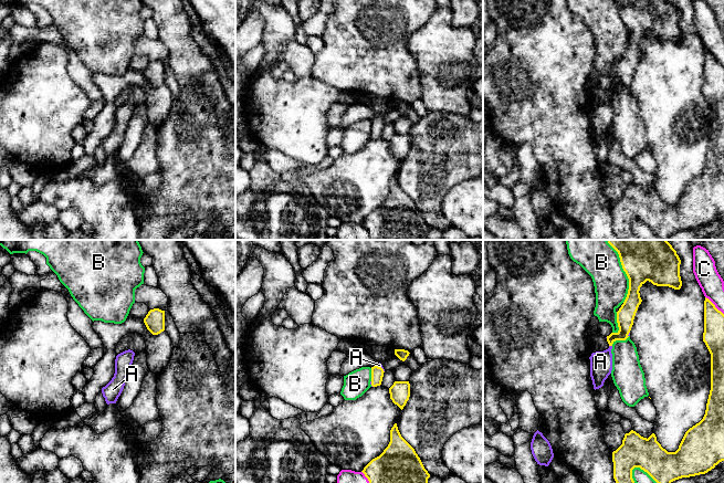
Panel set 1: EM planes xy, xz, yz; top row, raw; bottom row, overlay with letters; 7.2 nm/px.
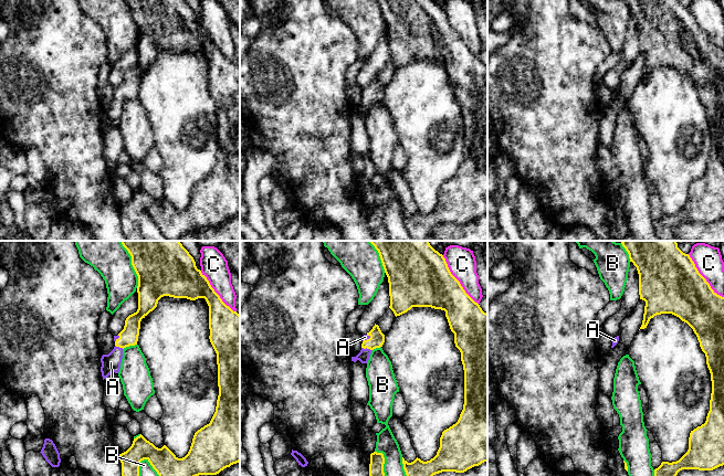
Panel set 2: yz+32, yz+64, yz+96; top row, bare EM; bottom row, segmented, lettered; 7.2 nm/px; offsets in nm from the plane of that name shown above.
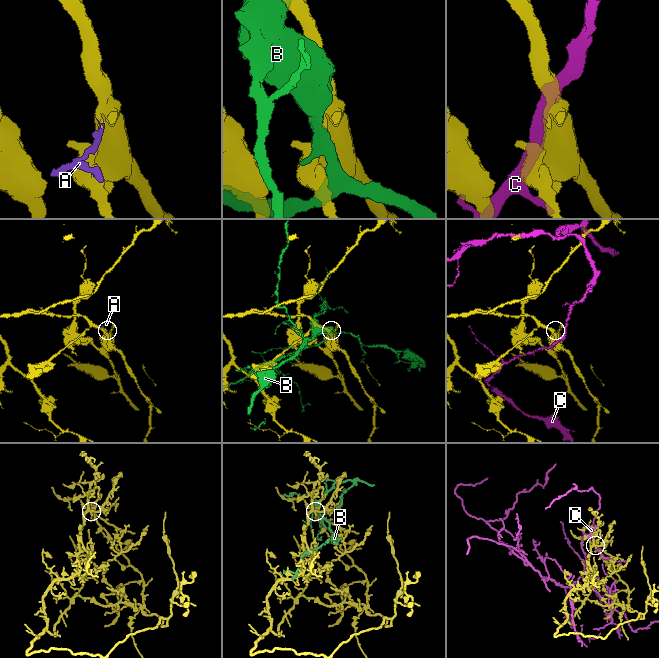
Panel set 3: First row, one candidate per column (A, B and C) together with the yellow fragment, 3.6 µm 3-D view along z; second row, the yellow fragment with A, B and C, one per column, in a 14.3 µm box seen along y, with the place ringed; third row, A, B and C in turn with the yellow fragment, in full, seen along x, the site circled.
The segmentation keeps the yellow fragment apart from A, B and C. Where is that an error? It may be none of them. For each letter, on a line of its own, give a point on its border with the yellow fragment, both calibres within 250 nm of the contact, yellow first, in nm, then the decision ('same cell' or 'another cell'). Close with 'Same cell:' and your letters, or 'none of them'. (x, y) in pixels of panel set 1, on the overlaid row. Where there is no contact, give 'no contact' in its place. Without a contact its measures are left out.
A: meets yellow in yz at (610, 345); 130 nm thick on the yellow side, 160 nm on the other; same cell
B: meets yellow in yz at (623, 270); 380 nm thick on the yellow side, 260 nm on the other; another cell
C: meets yellow in yz at (714, 305); 160 nm thick on the yellow side, 170 nm on the other; another cell
Same cell: A

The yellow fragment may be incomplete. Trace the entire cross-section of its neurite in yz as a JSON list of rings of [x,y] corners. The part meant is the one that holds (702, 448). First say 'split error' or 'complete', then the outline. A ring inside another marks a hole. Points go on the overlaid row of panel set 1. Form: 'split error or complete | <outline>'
complete | [[[706,297],[704,301],[703,342],[711,354],[711,390],[703,419],[685,432],[679,449],[675,452],[668,452],[663,449],[657,441],[654,433],[648,439],[641,437],[633,430],[626,433],[622,444],[612,452],[613,479],[616,483],[634,483],[632,479],[632,470],[634,468],[640,468],[647,472],[657,483],[671,483],[682,477],[705,474],[714,469],[720,462],[724,461],[724,314]]]

